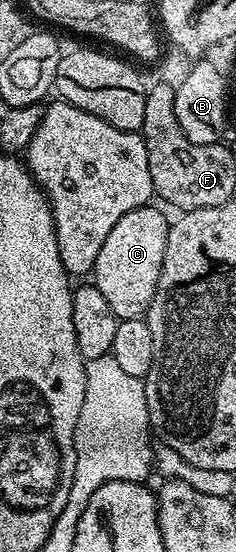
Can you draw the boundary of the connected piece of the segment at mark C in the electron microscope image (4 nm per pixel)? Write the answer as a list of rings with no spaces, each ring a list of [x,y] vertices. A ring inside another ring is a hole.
[[[148,205],[125,213],[125,217],[113,225],[109,237],[105,237],[105,245],[101,245],[101,253],[97,253],[93,285],[101,289],[105,301],[109,301],[109,309],[113,309],[119,320],[146,316],[161,277],[168,226],[169,219],[155,205]]]

